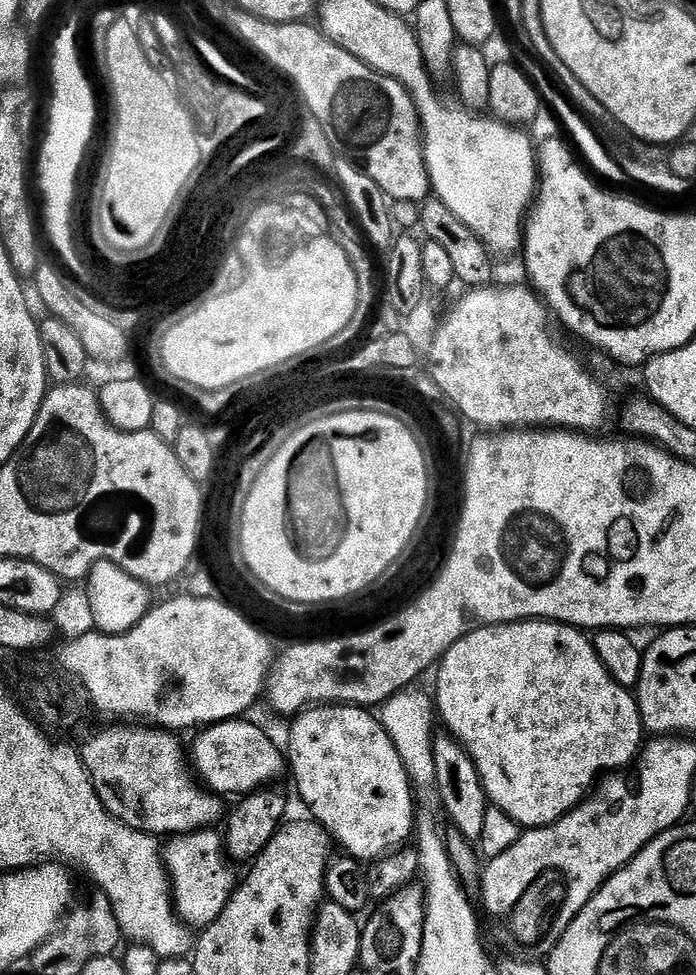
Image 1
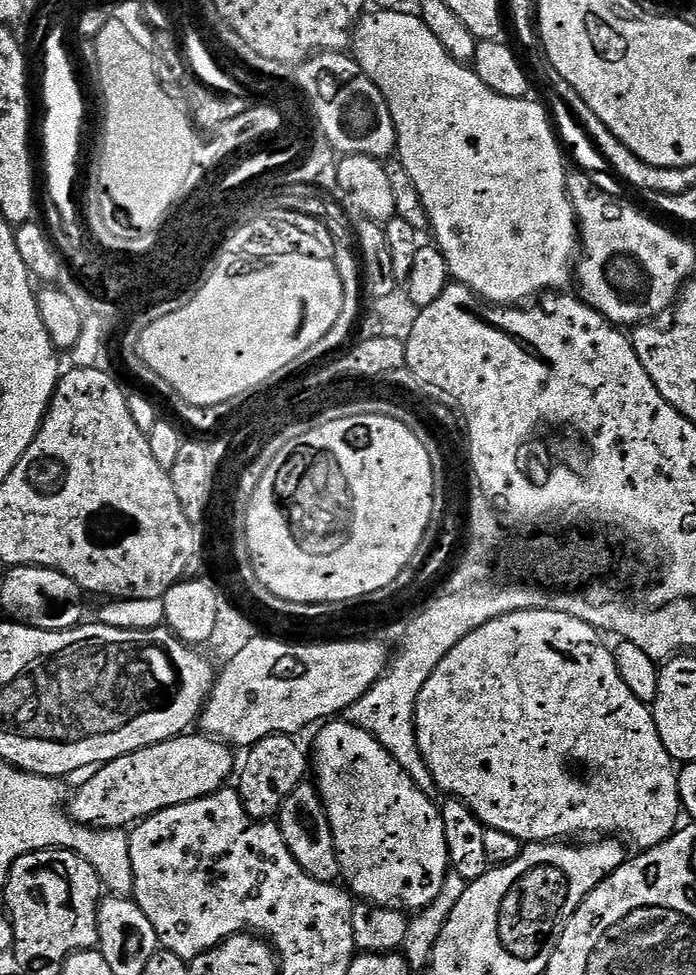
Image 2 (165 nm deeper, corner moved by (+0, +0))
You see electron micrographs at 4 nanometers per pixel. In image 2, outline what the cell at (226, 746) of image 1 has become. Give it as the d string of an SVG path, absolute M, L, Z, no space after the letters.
M204 734L192 735L174 736L99 765L77 792L75 789L70 800L72 819L96 830L124 830L163 808L173 808L220 791L225 787L227 780L224 779L232 772L229 745Z

